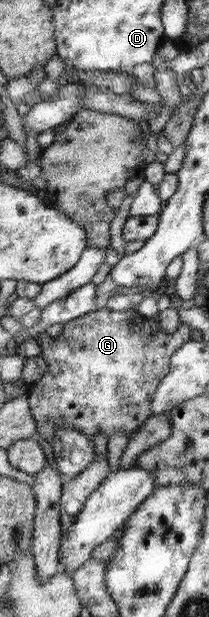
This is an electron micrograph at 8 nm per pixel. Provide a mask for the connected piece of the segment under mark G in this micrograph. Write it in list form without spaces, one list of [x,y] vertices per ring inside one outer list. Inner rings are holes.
[[[107,307],[102,309],[96,309],[88,312],[88,314],[83,314],[74,320],[69,320],[62,330],[62,335],[58,338],[52,338],[42,332],[36,337],[36,341],[39,342],[41,348],[41,355],[43,359],[47,362],[48,370],[40,377],[38,380],[35,380],[34,387],[30,390],[29,397],[29,407],[32,409],[34,420],[37,421],[37,432],[39,432],[46,442],[51,442],[55,438],[55,434],[61,430],[61,428],[77,428],[88,440],[92,440],[91,436],[93,434],[103,434],[109,439],[112,434],[116,432],[124,432],[129,438],[133,434],[137,434],[143,424],[147,422],[147,419],[151,417],[151,404],[153,404],[153,395],[157,392],[157,388],[161,381],[164,380],[164,372],[169,374],[171,371],[172,358],[175,352],[181,348],[181,346],[191,340],[192,328],[188,324],[180,323],[178,330],[174,334],[164,334],[162,330],[158,330],[158,318],[150,319],[144,318],[136,310],[127,310],[126,312],[118,312],[116,310],[110,310]]]

